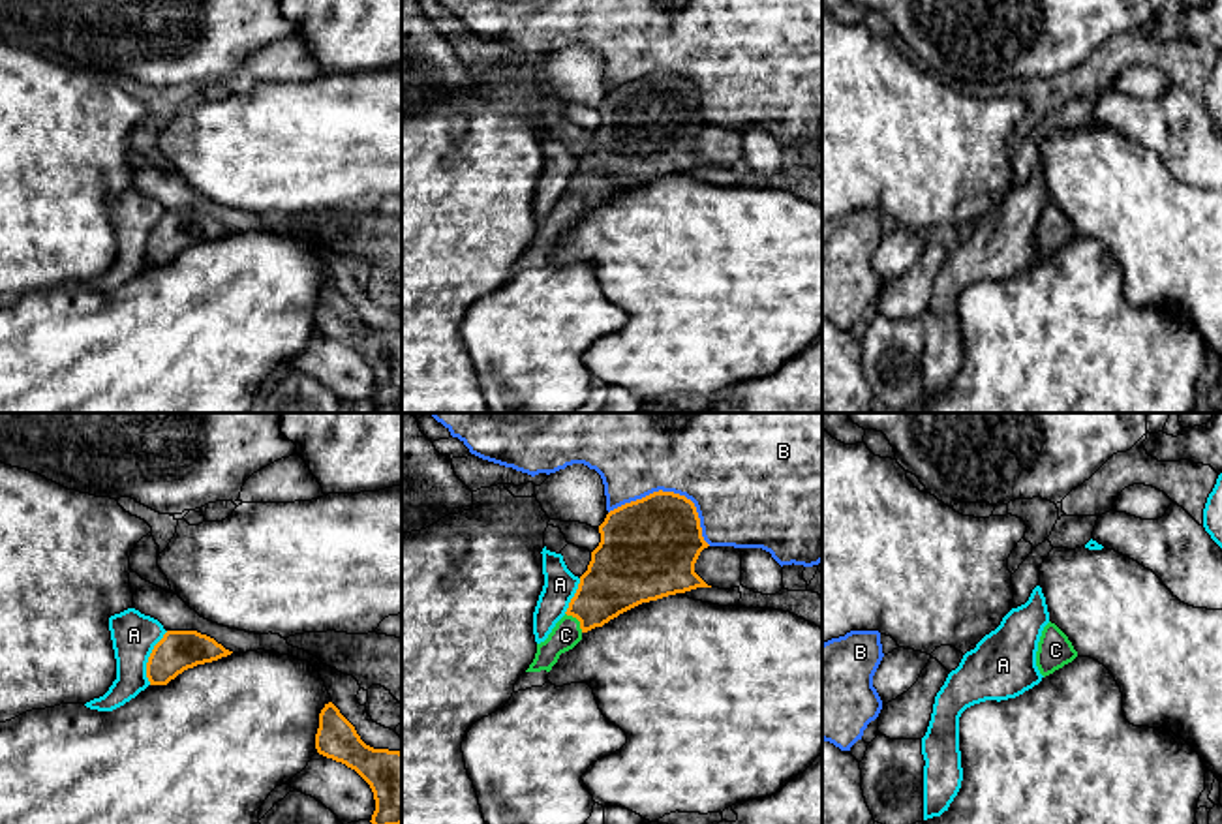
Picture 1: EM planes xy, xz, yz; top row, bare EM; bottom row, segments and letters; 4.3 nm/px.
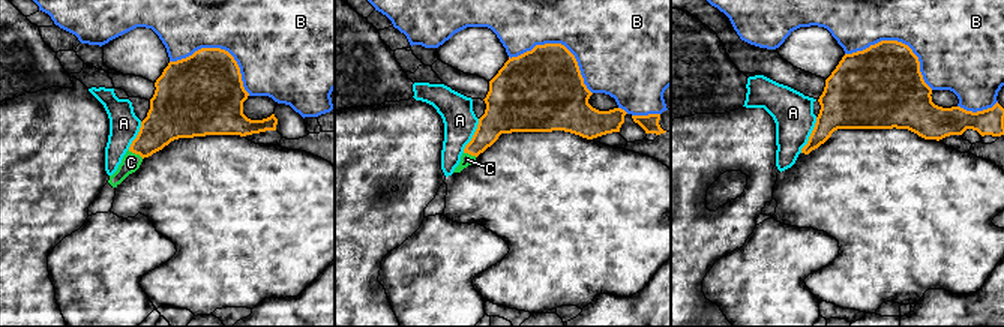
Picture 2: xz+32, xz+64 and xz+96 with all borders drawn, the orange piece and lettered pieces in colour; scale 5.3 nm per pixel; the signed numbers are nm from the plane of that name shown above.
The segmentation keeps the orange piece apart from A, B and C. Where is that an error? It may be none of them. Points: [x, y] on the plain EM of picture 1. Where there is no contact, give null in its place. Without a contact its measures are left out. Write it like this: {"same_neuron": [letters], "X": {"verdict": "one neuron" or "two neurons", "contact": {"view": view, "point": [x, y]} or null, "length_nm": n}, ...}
{"same_neuron": ["C"], "A": {"verdict": "two neurons", "contact": {"view": "xy", "point": [149, 237]}, "length_nm": 240}, "B": {"verdict": "two neurons", "contact": {"view": "xz", "point": [672, 72]}, "length_nm": 460}, "C": {"verdict": "one neuron", "contact": {"view": "xz", "point": [577, 198]}, "length_nm": 120}}

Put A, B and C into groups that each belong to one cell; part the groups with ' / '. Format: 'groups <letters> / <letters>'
groups A / B / C

